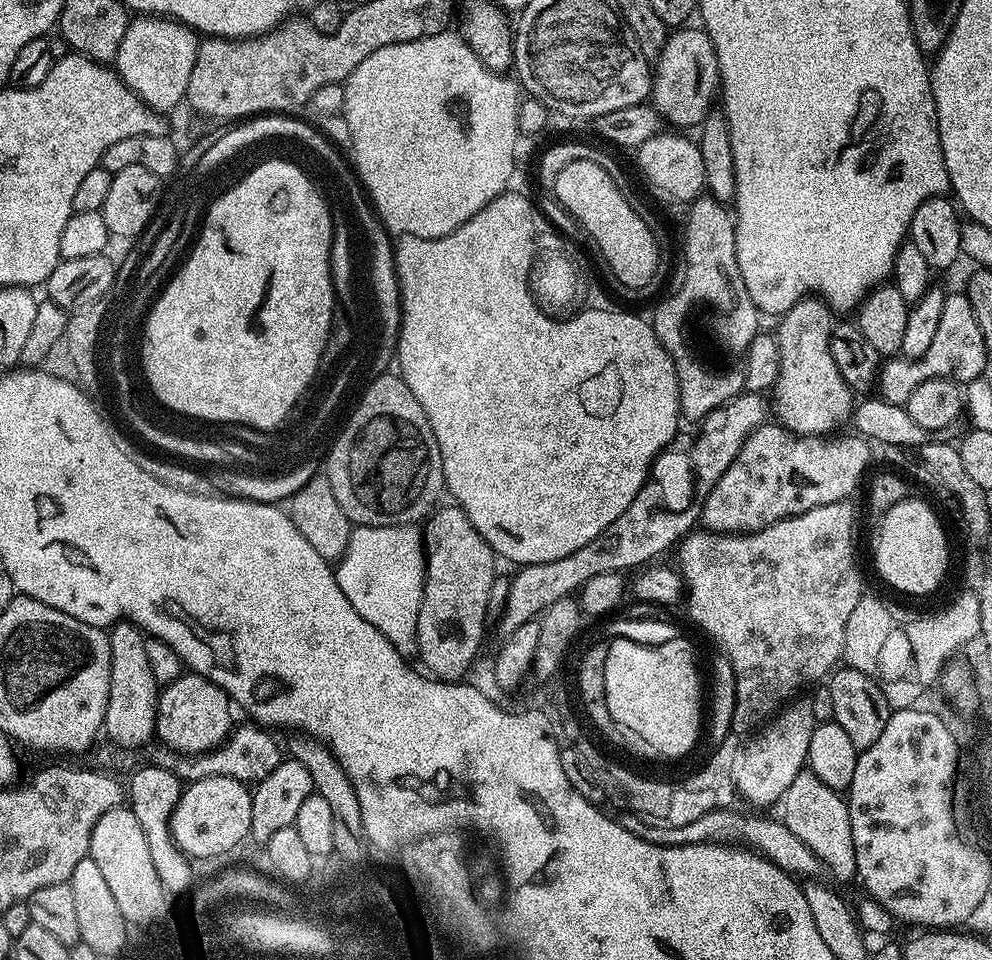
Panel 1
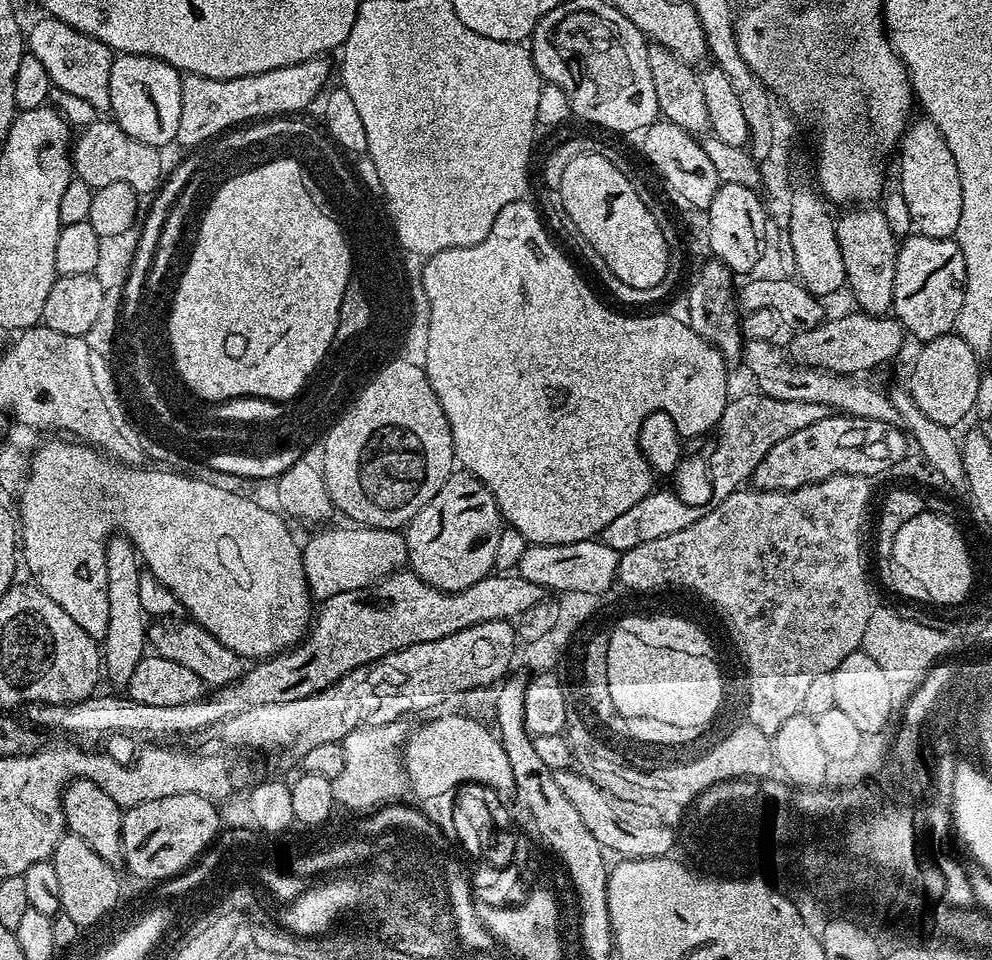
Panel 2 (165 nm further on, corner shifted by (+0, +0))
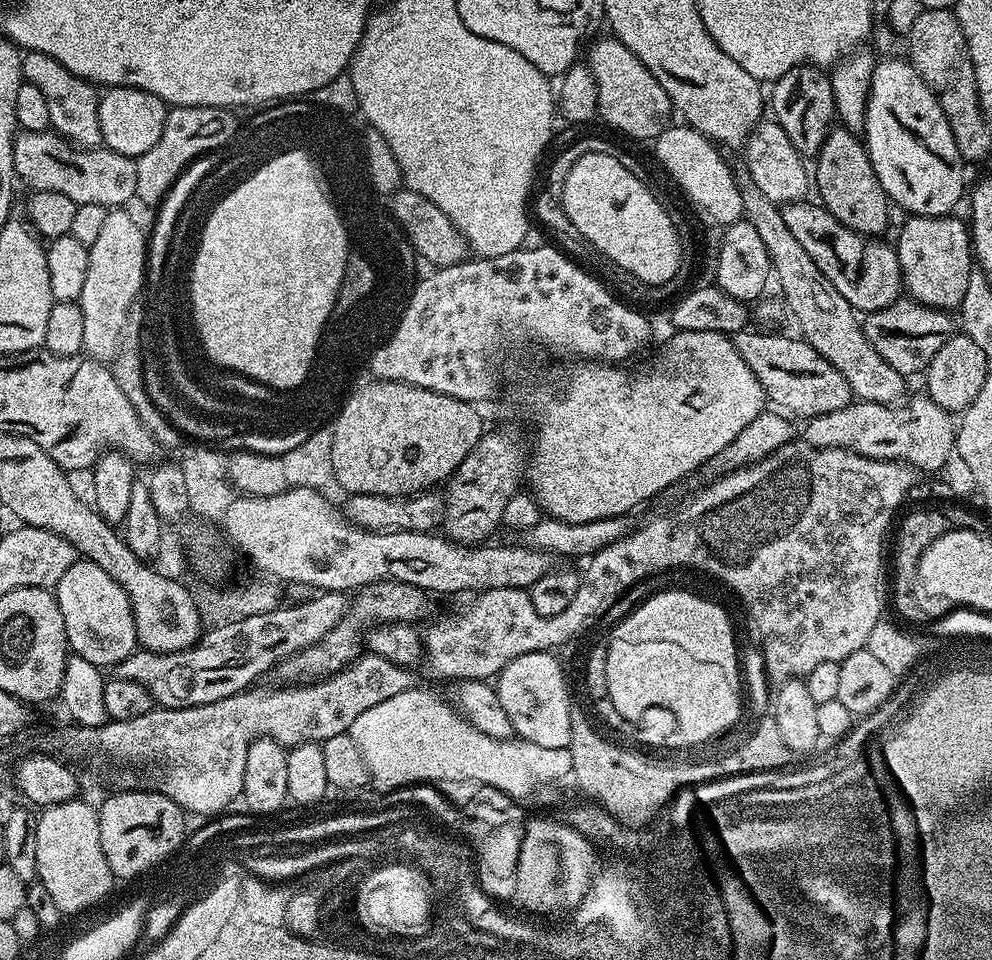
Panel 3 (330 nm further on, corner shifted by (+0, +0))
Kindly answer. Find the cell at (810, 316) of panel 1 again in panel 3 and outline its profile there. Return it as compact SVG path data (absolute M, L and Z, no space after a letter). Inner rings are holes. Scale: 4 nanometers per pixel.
M800 64L786 70L786 74L782 74L782 78L778 78L771 88L771 119L776 120L782 130L786 130L786 138L790 138L794 150L805 158L815 157L837 119L829 77L815 64Z

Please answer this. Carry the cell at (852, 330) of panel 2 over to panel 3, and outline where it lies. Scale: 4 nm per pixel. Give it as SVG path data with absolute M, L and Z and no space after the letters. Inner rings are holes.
M911 298L895 300L890 306L886 306L877 312L869 312L863 317L862 327L870 346L894 370L898 370L905 378L912 378L915 372L923 373L928 363L946 346L946 342L954 335L954 316L951 311L942 308L931 308L925 304L919 304Z

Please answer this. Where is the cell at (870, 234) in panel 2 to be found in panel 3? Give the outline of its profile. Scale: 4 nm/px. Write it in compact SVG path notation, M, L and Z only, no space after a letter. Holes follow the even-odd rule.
M841 126L833 127L816 153L814 163L814 192L820 195L817 196L819 203L827 212L834 214L842 226L850 226L850 230L869 238L883 237L884 231L889 231L890 201L882 190L882 182L878 182L878 174L874 174L868 149L857 133Z

